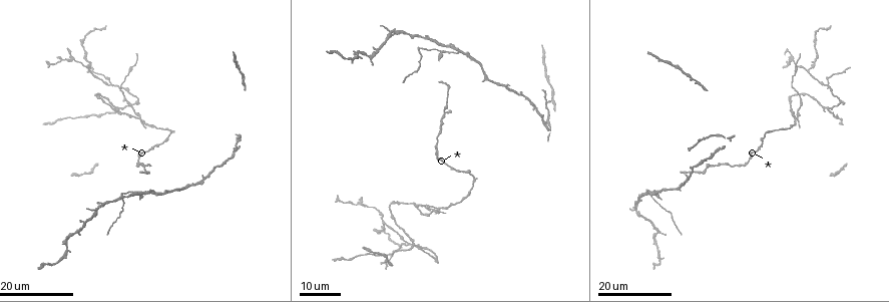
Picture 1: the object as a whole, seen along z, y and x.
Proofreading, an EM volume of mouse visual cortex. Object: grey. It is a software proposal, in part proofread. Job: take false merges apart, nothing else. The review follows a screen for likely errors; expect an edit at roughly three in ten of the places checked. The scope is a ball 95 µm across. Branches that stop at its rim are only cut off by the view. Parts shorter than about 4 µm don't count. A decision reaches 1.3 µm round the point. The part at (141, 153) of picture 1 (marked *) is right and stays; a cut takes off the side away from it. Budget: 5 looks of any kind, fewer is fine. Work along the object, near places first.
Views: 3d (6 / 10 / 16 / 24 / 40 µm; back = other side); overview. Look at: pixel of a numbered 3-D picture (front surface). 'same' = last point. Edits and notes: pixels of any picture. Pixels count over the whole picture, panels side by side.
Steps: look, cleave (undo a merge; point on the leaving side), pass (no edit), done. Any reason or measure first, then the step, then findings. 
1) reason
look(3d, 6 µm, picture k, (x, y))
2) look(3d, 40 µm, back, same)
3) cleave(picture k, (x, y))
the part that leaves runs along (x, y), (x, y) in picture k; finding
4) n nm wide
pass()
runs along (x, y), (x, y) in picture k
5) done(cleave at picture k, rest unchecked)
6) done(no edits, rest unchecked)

four or more arms meet
look(3d, 24 µm, picture 1, (138, 120))

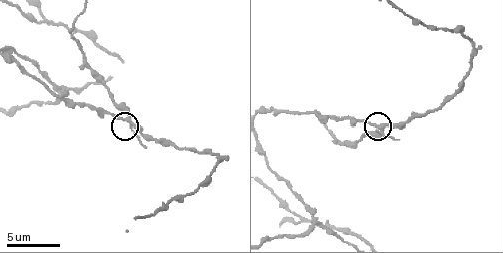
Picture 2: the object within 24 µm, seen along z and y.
look(3d, 6 µm, picture 2, (128, 121))

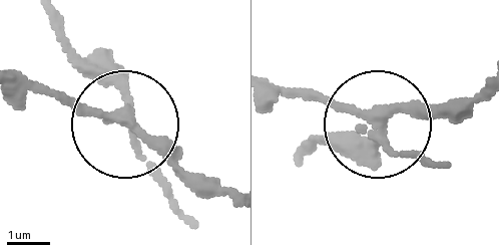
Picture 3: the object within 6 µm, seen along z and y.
cleave(picture 3, (84, 71))
the part that leaves runs along (129, 113), (61, 20) in picture 3; a second neuron is stuck on

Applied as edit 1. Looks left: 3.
look(overview)

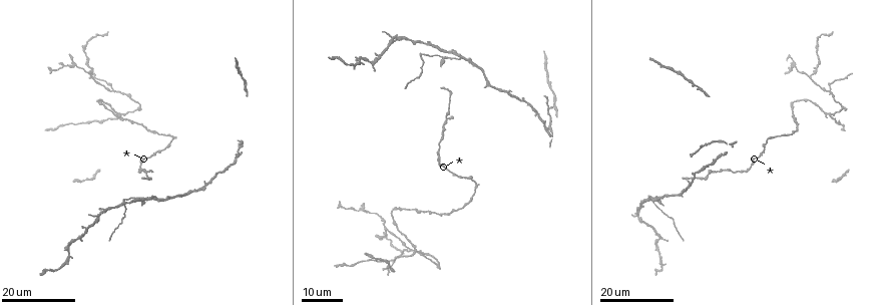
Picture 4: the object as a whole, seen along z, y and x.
branch point
look(3d, 16 µm, picture 4, (409, 251))

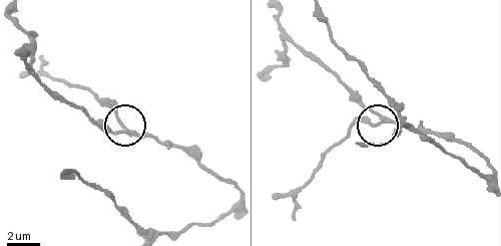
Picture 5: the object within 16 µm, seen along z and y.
look(3d, 10 µm, picture 5, (381, 123))

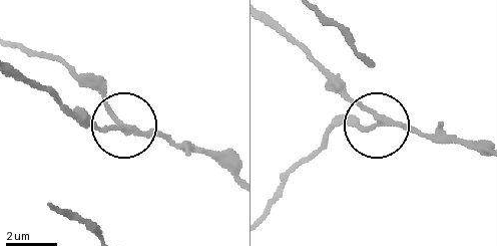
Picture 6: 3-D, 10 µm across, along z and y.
pass()
runs along (482, 152), (437, 143), (392, 124), (364, 130), (336, 124) in picture 6; one neuron here

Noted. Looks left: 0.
done(cleave at picture 3, rest unchecked)

